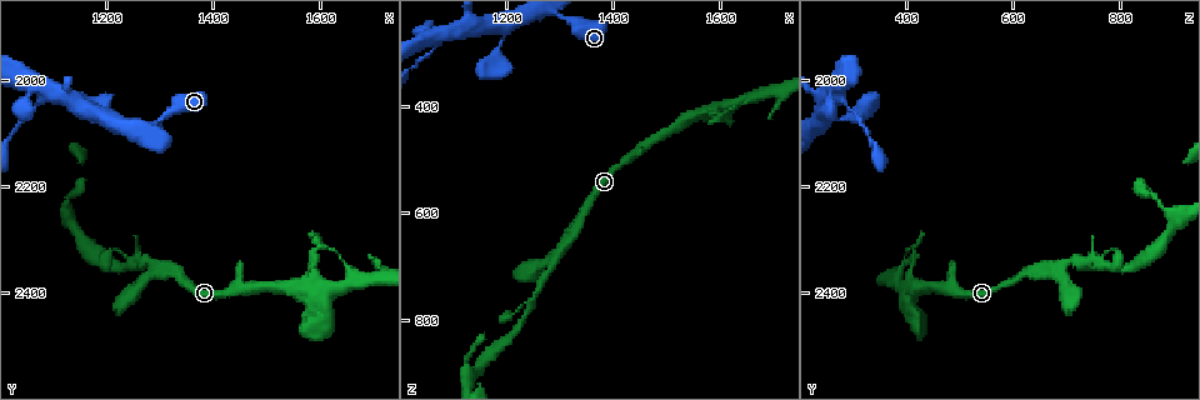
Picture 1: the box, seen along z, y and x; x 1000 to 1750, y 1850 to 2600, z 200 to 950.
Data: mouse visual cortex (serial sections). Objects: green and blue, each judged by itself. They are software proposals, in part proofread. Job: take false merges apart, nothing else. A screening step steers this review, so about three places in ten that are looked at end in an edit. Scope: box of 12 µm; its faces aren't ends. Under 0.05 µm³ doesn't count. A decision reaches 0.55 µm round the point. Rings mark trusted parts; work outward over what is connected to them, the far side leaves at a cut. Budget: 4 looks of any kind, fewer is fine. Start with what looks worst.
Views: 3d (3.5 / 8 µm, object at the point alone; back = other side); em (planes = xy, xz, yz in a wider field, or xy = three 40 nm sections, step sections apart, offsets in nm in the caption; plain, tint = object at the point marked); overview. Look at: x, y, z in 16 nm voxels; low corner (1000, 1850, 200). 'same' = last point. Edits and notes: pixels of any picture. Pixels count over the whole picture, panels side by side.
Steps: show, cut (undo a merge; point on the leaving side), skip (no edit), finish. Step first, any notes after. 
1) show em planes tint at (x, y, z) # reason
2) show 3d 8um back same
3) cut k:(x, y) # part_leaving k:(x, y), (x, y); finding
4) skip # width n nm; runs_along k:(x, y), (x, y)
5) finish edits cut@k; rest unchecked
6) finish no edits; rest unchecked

show 3d 3.5um at (1255, 2345, 755) # sudden change in width

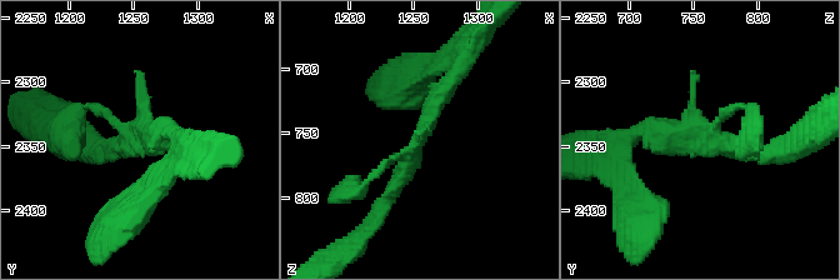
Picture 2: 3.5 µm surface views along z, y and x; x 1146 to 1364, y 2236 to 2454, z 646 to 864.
skip # continuous, no second cell

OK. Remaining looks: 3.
show 3d 3.5um at (1590, 2405, 405) # calibre changes

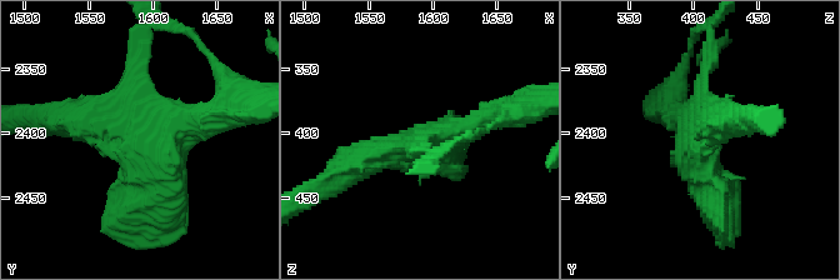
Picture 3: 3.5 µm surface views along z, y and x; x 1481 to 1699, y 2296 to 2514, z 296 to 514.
show em planes tint at (1582, 2404, 408) # arms 4; arm_widths 200, 350, 400, 400 nm; need the tissue

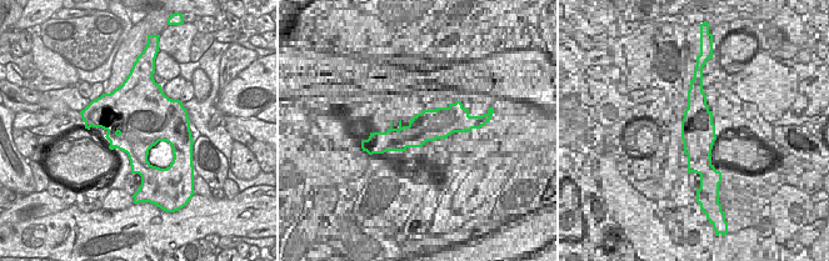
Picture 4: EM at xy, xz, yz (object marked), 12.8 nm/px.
show em xy step 3 tint same # cut it another way

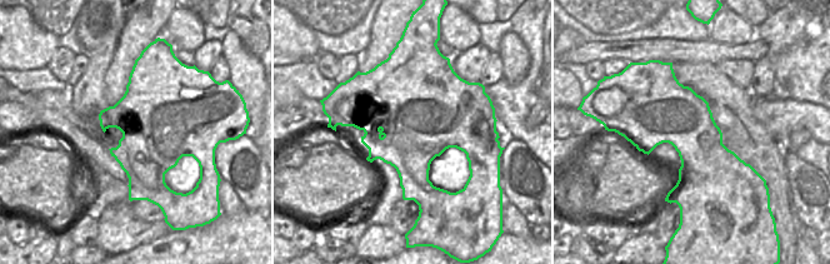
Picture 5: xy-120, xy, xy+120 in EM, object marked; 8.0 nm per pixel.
skip # runs_along 3:(338, 180), (373, 154), (484, 119); continuous, no second cell

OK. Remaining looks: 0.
finish no edits; rest unchecked

